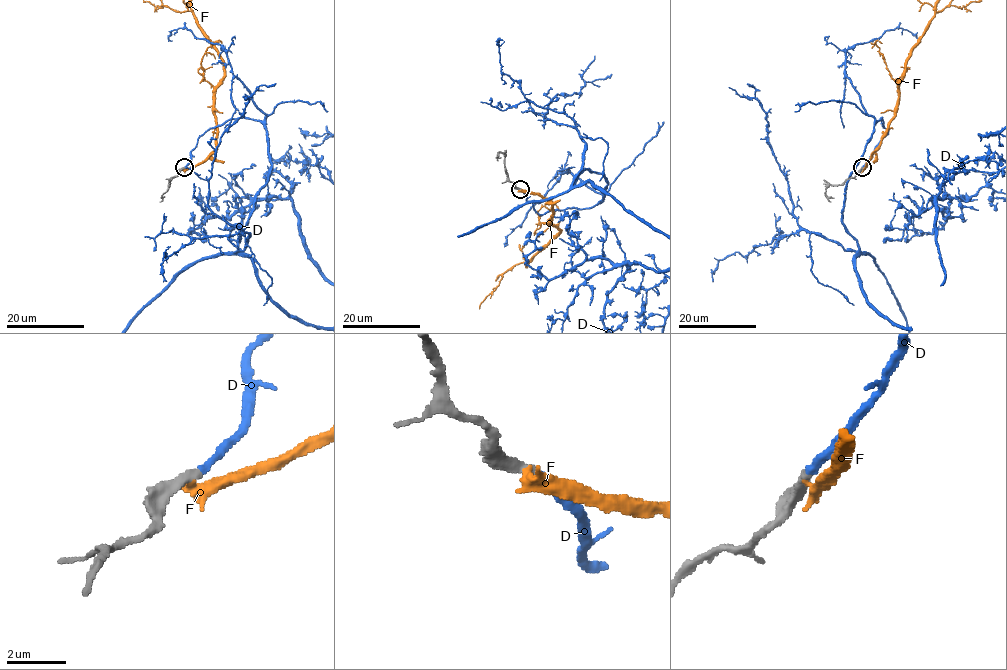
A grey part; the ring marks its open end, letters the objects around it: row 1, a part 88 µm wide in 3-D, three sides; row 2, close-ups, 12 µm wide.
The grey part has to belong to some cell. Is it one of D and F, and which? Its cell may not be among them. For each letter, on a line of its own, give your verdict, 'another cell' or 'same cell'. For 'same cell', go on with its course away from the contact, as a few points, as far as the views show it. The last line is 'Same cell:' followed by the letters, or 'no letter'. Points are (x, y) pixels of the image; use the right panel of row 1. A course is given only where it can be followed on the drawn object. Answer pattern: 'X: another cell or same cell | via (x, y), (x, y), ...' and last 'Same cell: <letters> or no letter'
D: same cell
F: another cell
Same cell: D

